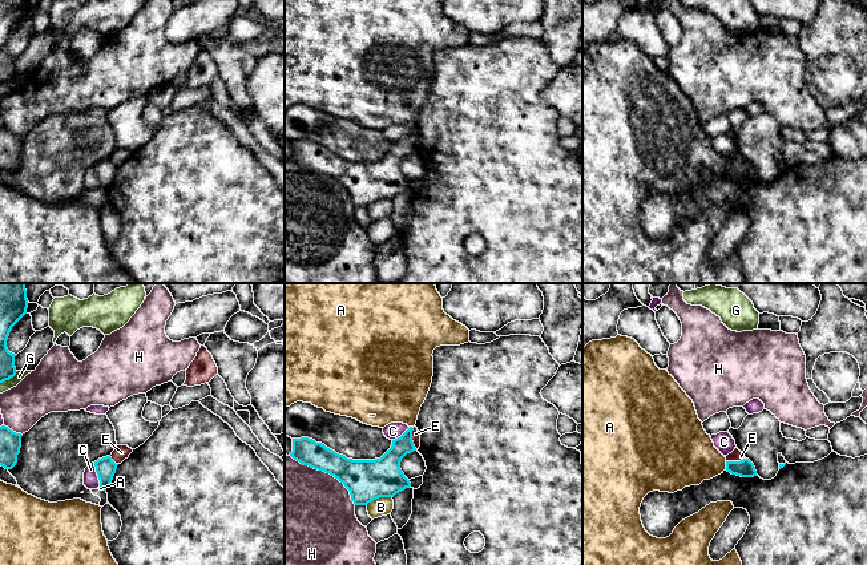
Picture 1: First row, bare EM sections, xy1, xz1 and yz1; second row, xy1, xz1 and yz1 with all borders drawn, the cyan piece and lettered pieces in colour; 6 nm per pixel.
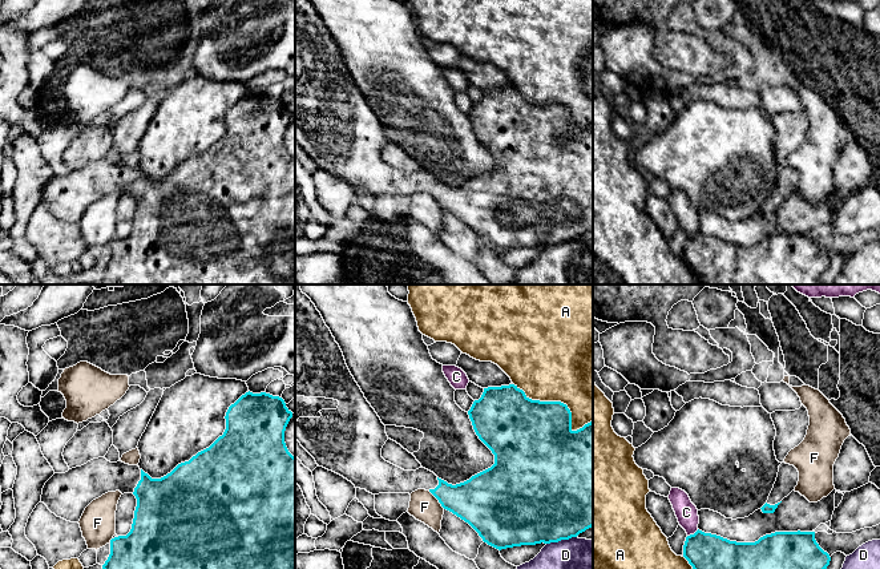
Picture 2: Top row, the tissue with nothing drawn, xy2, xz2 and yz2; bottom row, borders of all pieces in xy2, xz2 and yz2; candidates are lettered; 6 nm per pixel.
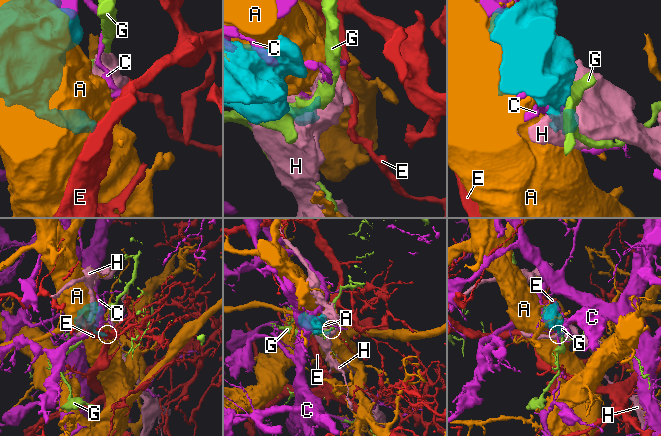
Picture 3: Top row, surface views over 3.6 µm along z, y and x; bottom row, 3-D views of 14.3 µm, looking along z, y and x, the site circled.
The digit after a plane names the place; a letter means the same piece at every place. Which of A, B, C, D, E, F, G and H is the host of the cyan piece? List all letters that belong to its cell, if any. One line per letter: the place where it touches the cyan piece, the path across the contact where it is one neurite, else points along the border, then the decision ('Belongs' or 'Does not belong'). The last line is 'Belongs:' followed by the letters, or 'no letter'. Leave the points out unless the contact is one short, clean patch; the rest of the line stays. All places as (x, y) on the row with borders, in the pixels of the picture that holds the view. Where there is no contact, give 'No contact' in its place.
A: Touches cyan at xz2 (560, 402). Does not belong
B: Touches cyan at xz1 (378, 497). Boundary: xz1 (391, 496), (379, 496), (366, 504). Does not belong
C: Touches cyan at xy1 (97, 475). Does not belong
D: Touches cyan at xz2 (561, 539). Does not belong
E: Touches cyan at xz1 (411, 438). Boundary: xz1 (411, 427), (412, 444), (416, 448). Does not belong
F: Touches cyan at xz2 (438, 499). Does not belong
G: Touches cyan at xy1 (8, 379). Does not belong
H: Touches cyan at xz1 (327, 472). Does not belong
Belongs: no letter

